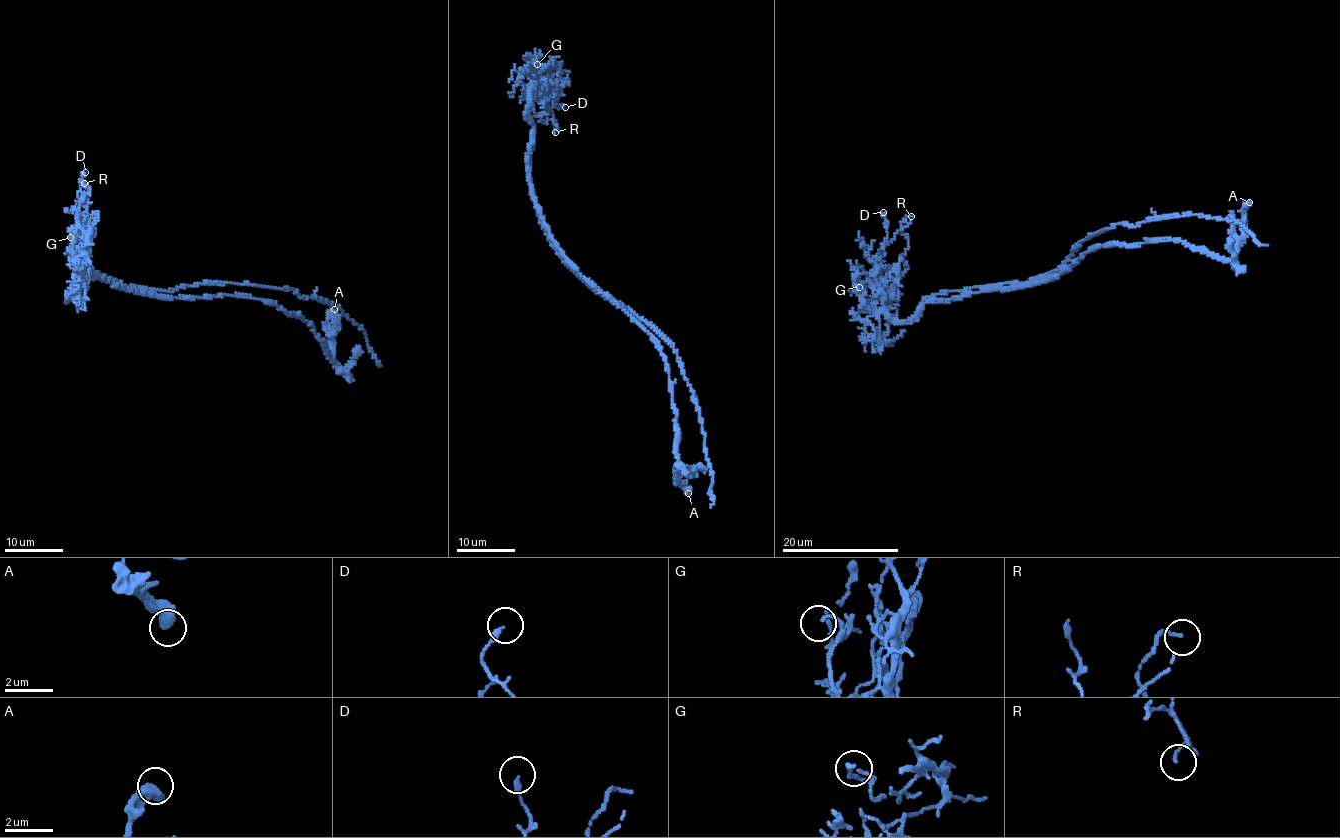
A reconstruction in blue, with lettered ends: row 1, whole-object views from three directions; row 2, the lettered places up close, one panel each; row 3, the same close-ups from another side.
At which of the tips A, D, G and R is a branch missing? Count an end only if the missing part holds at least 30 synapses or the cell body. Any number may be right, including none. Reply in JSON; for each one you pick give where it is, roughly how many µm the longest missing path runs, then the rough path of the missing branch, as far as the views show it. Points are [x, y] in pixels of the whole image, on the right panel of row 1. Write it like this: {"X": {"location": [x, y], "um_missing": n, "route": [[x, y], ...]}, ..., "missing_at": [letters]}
{"missing_at": []}

